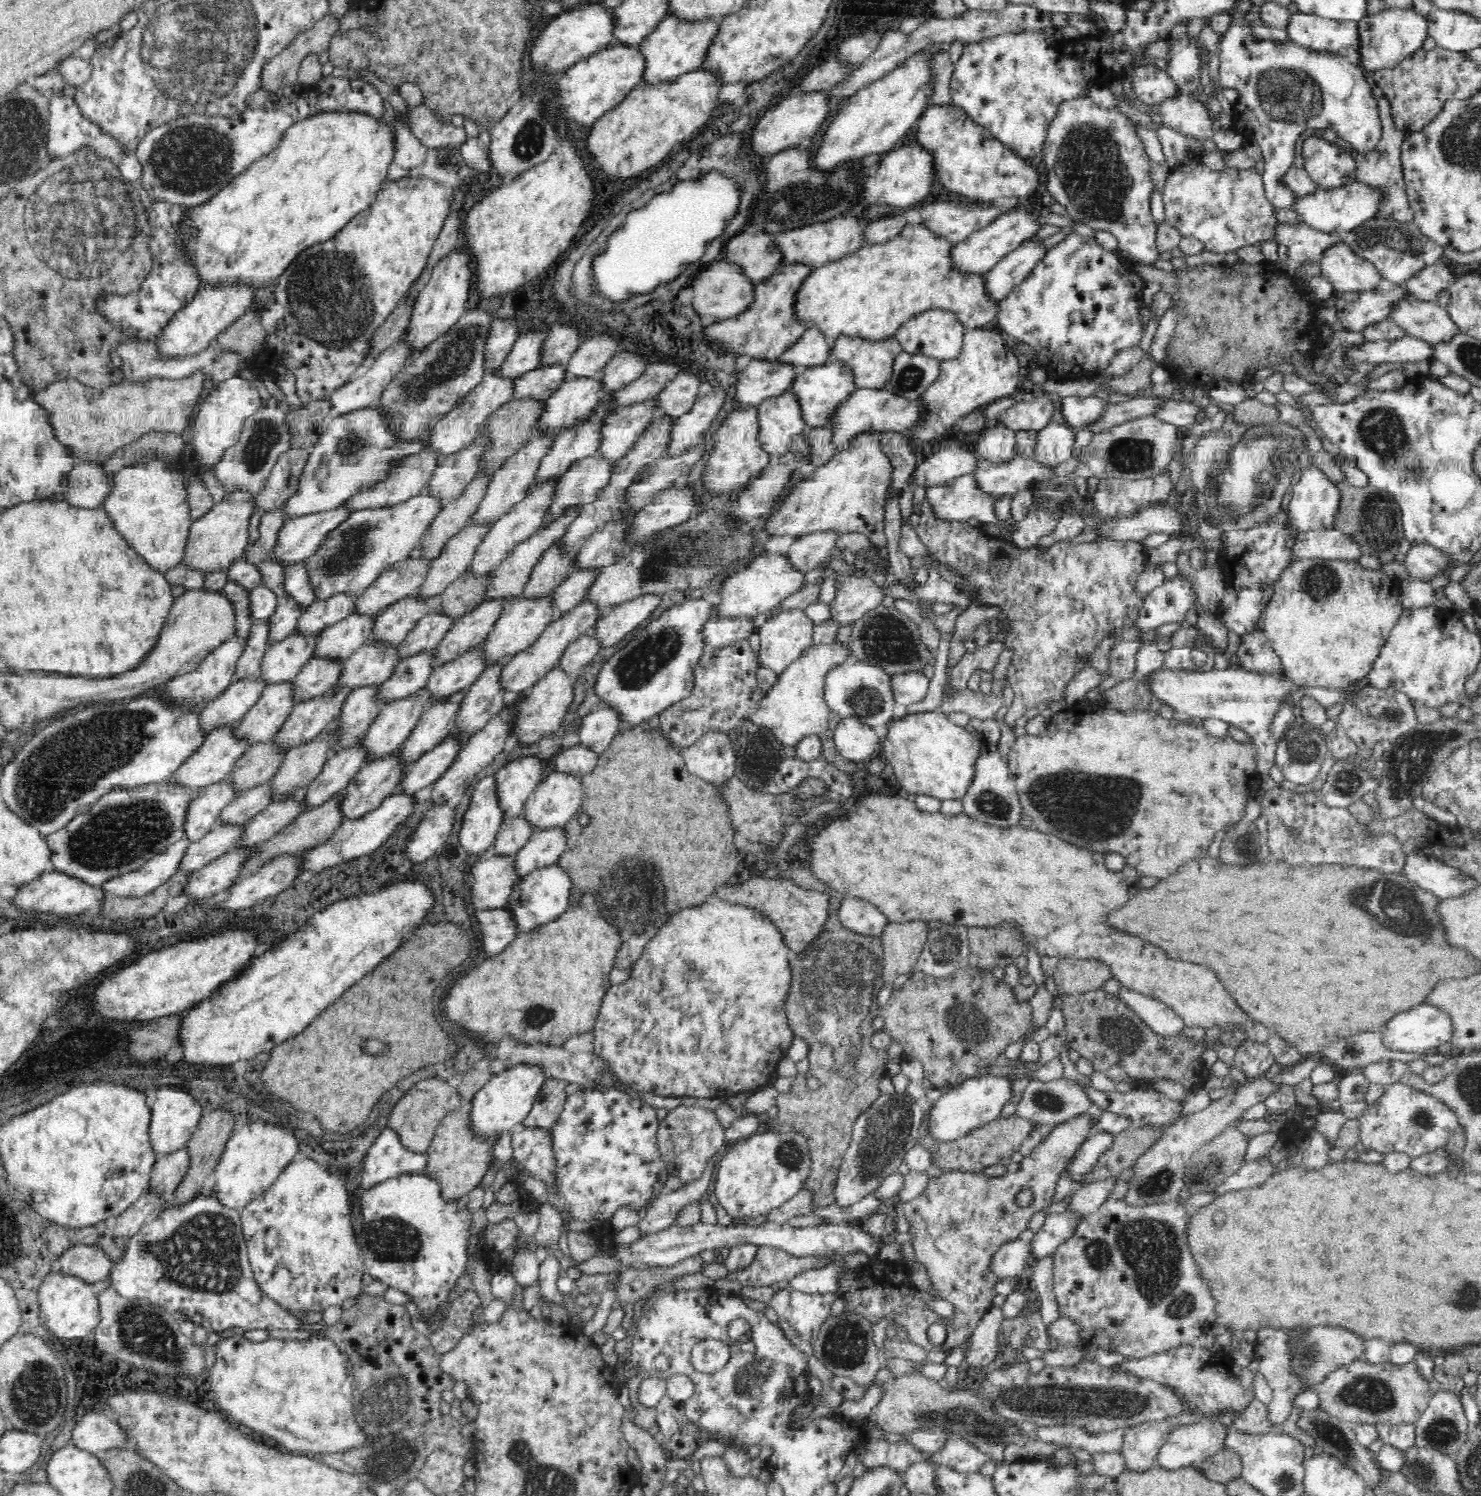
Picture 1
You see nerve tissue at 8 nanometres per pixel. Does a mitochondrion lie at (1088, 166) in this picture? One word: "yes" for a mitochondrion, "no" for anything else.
yes

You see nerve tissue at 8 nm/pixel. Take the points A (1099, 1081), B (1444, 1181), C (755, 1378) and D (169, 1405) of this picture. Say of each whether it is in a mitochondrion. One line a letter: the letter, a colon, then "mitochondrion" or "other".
A: other
B: other
C: mitochondrion
D: other

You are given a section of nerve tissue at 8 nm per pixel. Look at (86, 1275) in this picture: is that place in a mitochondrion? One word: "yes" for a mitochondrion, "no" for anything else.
no

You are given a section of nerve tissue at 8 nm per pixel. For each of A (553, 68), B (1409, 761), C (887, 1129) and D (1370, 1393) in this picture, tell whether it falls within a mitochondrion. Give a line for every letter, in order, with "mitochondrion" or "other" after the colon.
A: other
B: mitochondrion
C: mitochondrion
D: mitochondrion

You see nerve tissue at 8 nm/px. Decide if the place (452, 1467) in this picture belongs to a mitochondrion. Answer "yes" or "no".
no

